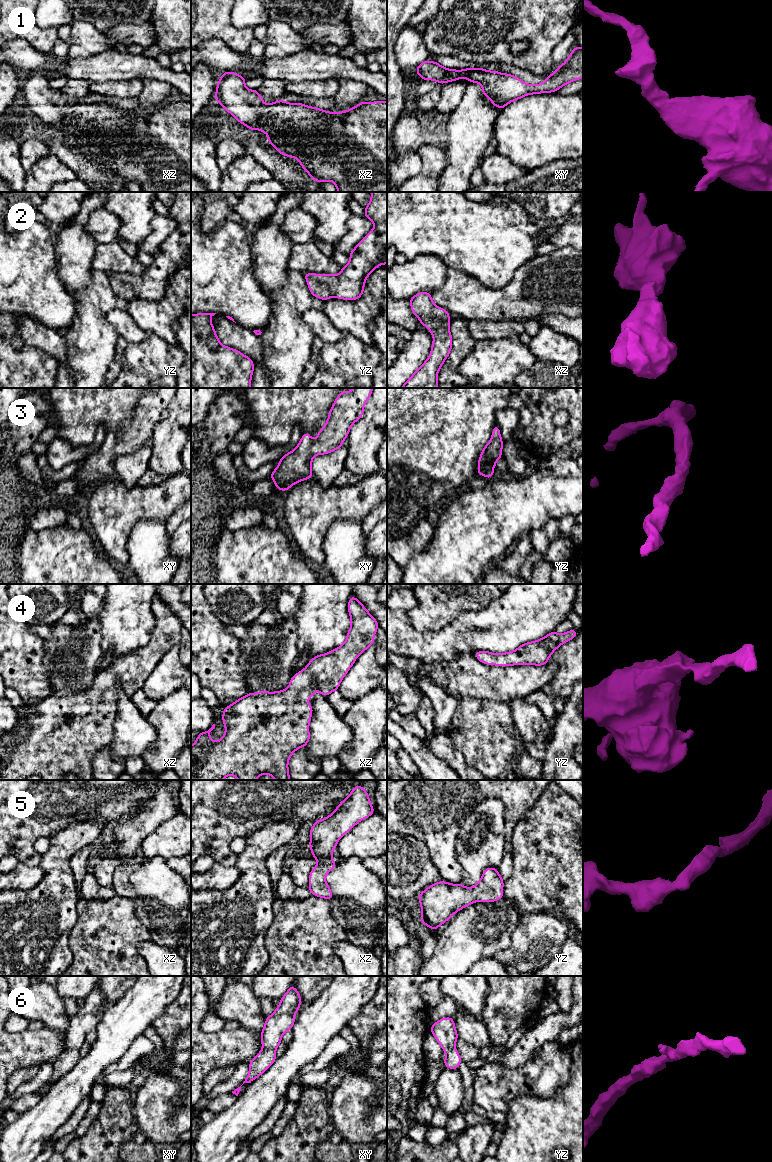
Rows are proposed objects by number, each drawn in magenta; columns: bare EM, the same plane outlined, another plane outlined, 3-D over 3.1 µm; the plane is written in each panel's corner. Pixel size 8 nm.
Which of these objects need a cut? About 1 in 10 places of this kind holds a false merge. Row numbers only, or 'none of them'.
none of them

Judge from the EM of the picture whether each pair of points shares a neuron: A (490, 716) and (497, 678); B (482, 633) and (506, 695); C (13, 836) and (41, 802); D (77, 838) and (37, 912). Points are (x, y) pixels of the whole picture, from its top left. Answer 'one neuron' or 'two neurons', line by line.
A: two neurons
B: two neurons
C: one neuron
D: one neuron

